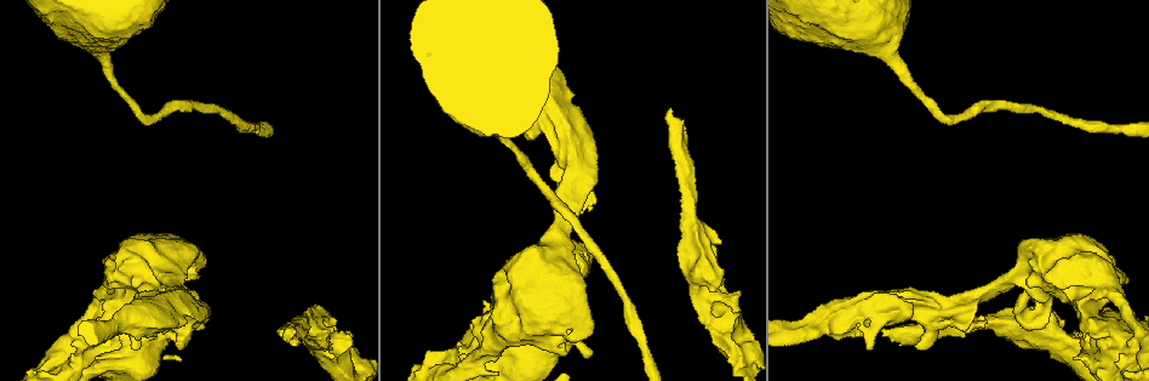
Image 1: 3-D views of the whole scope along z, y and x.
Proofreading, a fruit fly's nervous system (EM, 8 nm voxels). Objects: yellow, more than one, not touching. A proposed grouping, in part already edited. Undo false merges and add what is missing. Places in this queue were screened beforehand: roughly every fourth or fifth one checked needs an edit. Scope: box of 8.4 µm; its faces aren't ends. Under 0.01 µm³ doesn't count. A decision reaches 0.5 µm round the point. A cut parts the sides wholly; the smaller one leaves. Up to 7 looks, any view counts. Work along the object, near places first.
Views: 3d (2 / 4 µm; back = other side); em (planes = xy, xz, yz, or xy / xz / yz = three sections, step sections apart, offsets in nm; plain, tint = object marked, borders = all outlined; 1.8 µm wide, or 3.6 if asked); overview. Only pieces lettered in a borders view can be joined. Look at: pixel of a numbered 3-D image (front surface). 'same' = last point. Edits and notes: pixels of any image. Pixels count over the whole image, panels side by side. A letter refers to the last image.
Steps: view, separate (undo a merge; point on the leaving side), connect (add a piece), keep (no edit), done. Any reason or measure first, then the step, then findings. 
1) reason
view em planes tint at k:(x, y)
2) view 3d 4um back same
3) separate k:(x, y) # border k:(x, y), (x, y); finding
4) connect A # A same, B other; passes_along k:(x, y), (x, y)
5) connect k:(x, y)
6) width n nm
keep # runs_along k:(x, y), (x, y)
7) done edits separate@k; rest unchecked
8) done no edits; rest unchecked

thick turns thin
view 3d 4um at 1:(690, 218)

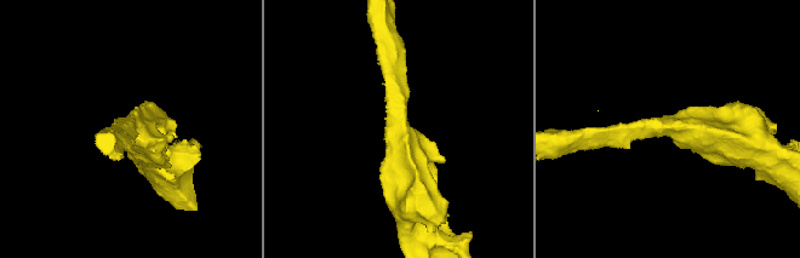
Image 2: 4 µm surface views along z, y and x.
arm_widths 220, 460 nm; need the tissue
view em planes tint at 2:(400, 125)

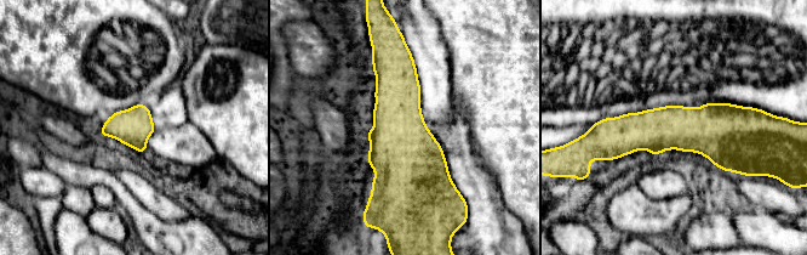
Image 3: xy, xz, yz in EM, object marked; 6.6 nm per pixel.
what lies round it
view em planes borders same

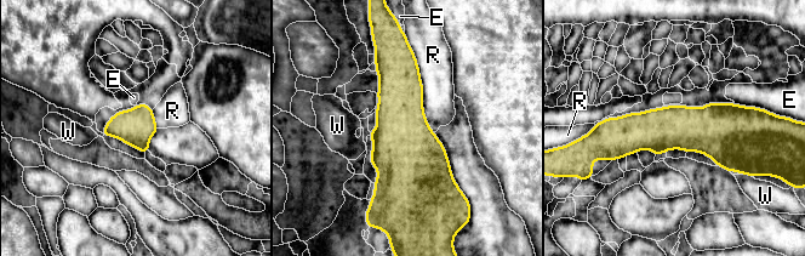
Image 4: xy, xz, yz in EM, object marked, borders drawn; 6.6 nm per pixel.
keep # E other, R other, W other; border 4:(407, 44), (433, 132); continuous, no second cell

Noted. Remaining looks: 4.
four-way junction
view em planes borders at 1:(562, 123)

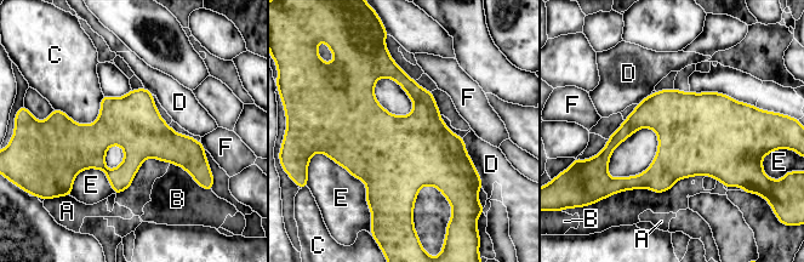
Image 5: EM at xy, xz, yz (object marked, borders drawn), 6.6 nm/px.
longest_contact E 550 nm
keep # A other, B other, C other, D other, E other, F other; border 5:(103, 95), (90, 124), (53, 108); continuous, no second cell

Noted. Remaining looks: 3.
thin neck
view 3d 2um at 1:(1087, 305)

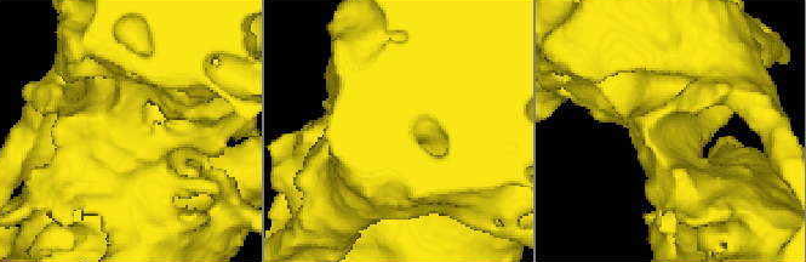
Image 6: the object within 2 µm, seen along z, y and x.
need the tissue
view em xz step 4 borders at 6:(668, 122)

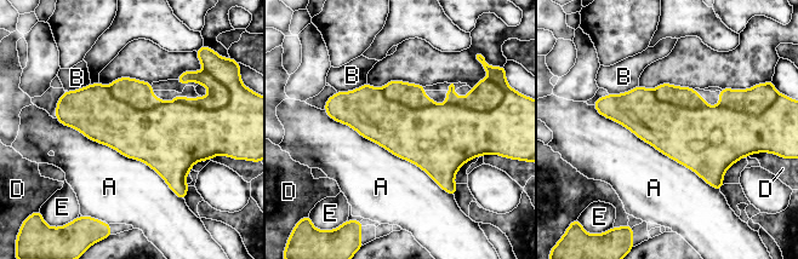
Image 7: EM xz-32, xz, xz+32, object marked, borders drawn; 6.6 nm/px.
separate 7:(158, 136) # A other, B other, D other, E other; border 7:(107, 87), (140, 109), (163, 103); two cells meet here

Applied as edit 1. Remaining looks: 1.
done edits separate@7; rest unchecked

